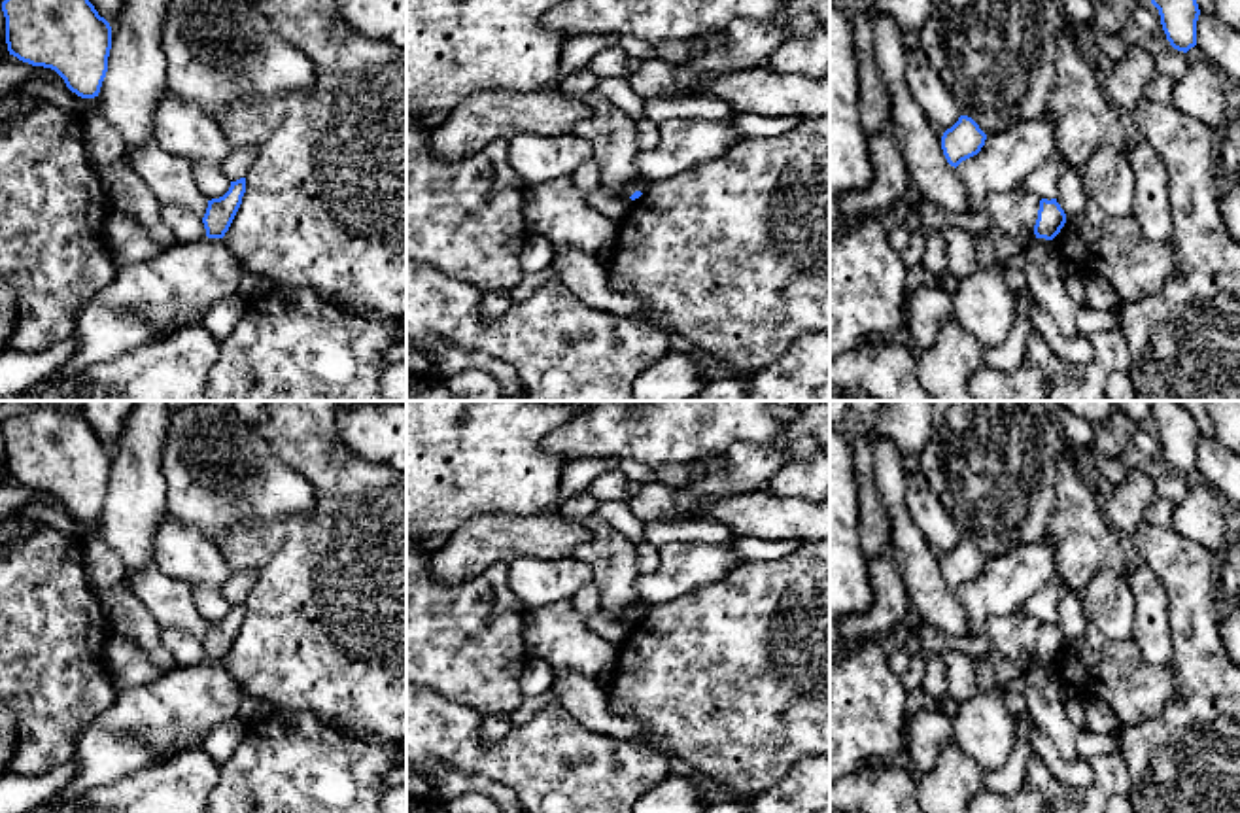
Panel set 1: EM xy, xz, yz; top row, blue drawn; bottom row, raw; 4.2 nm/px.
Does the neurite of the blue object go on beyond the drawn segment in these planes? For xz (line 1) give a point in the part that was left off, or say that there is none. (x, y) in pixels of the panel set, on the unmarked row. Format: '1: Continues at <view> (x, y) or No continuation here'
1: No continuation here

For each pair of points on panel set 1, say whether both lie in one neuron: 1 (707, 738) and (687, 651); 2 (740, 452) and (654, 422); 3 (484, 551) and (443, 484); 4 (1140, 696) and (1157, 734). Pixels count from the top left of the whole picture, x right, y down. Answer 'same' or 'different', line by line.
1: same
2: different
3: different
4: different

